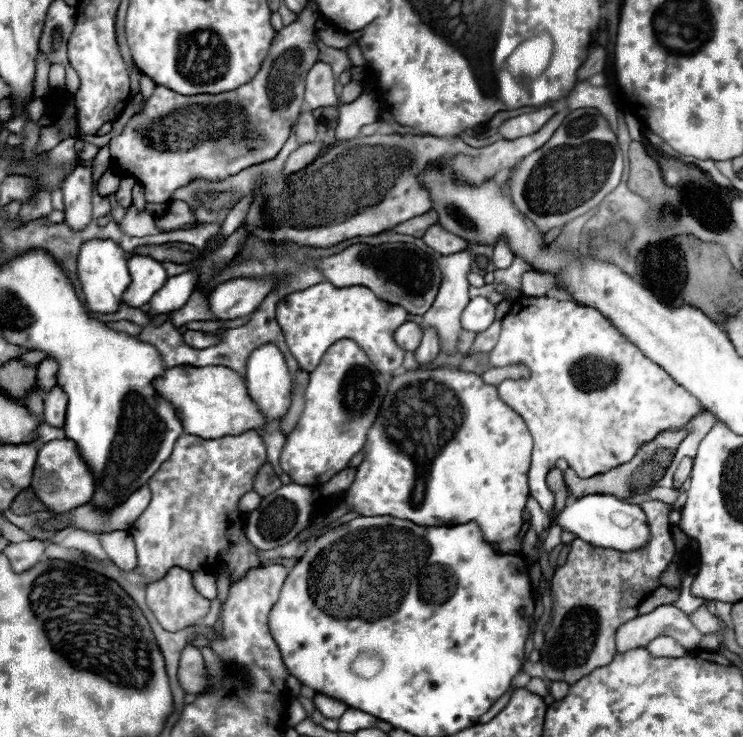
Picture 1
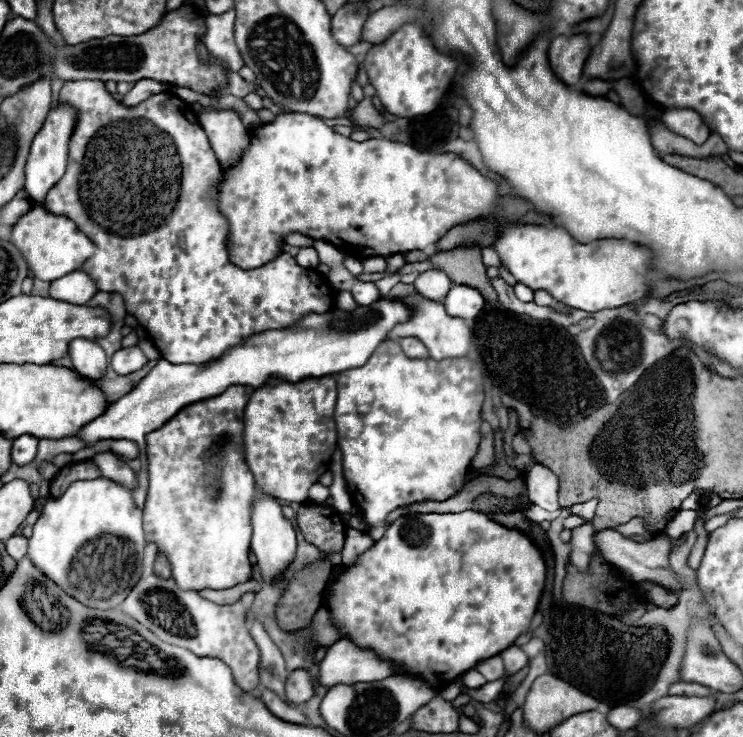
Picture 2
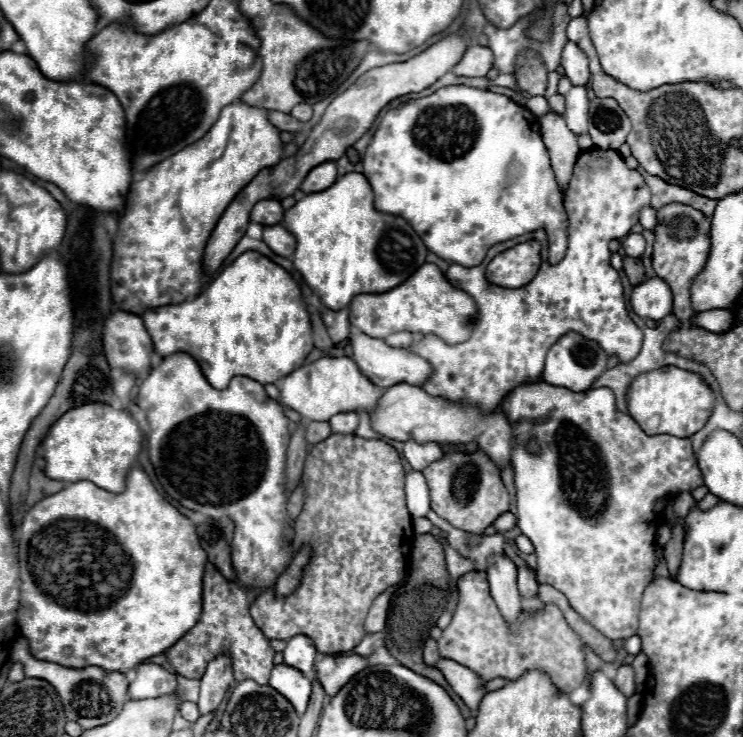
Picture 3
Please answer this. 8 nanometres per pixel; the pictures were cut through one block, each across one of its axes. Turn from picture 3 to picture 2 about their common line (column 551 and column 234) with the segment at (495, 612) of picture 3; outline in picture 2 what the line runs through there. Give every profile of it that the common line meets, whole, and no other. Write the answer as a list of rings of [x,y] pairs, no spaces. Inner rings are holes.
[[[150,542],[146,544],[144,550],[144,570],[142,578],[138,580],[138,586],[128,594],[128,598],[120,604],[122,612],[136,622],[142,622],[150,632],[154,632],[158,638],[164,642],[182,646],[192,650],[196,656],[210,656],[210,658],[220,658],[226,662],[234,674],[236,684],[252,692],[258,686],[258,676],[260,676],[260,650],[254,642],[254,638],[248,632],[246,624],[246,608],[250,608],[254,594],[244,594],[240,602],[232,606],[220,606],[214,604],[194,590],[180,590],[174,582],[174,578],[158,578],[152,572],[154,564],[154,554],[156,546]]]

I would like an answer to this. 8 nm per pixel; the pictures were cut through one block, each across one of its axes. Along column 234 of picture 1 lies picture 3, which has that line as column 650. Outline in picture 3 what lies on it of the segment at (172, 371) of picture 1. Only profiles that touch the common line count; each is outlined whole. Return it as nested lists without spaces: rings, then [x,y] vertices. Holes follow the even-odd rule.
[[[666,366],[666,368],[640,374],[632,382],[628,410],[630,410],[630,416],[650,436],[670,434],[678,438],[688,438],[696,434],[698,430],[702,430],[704,424],[708,422],[714,410],[714,392],[700,374]]]

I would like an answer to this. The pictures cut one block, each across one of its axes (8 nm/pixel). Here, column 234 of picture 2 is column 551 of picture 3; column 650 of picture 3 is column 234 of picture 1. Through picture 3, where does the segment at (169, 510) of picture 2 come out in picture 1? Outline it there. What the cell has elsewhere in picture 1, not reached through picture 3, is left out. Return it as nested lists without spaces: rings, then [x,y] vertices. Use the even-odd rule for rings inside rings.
[[[254,430],[216,440],[182,434],[174,444],[170,458],[148,482],[152,492],[148,508],[130,526],[138,556],[134,572],[142,574],[148,582],[154,582],[172,566],[180,566],[188,572],[200,568],[216,570],[218,562],[226,560],[230,578],[236,582],[250,568],[260,566],[256,548],[244,538],[244,520],[240,520],[238,500],[252,490],[254,474],[264,462],[266,446]]]

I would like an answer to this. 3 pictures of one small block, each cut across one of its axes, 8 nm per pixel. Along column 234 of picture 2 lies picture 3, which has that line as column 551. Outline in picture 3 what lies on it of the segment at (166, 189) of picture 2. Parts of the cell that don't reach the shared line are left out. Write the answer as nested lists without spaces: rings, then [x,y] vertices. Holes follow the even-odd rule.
[[[594,148],[582,152],[564,196],[568,214],[568,250],[562,262],[554,266],[548,264],[546,232],[536,230],[492,246],[480,266],[464,268],[452,264],[446,270],[448,282],[470,294],[476,302],[476,318],[466,342],[448,344],[434,334],[426,334],[418,344],[408,348],[432,366],[432,374],[422,388],[432,396],[468,400],[484,410],[494,410],[510,390],[542,374],[546,352],[570,330],[596,340],[606,354],[618,356],[620,362],[630,362],[630,358],[638,354],[638,346],[642,346],[642,332],[628,314],[618,270],[610,266],[612,252],[608,250],[608,242],[626,236],[638,222],[638,210],[648,204],[650,190],[644,178],[636,170],[630,170],[616,150]],[[528,240],[538,240],[542,244],[542,266],[536,278],[522,288],[490,284],[484,276],[488,262],[518,242]]]

